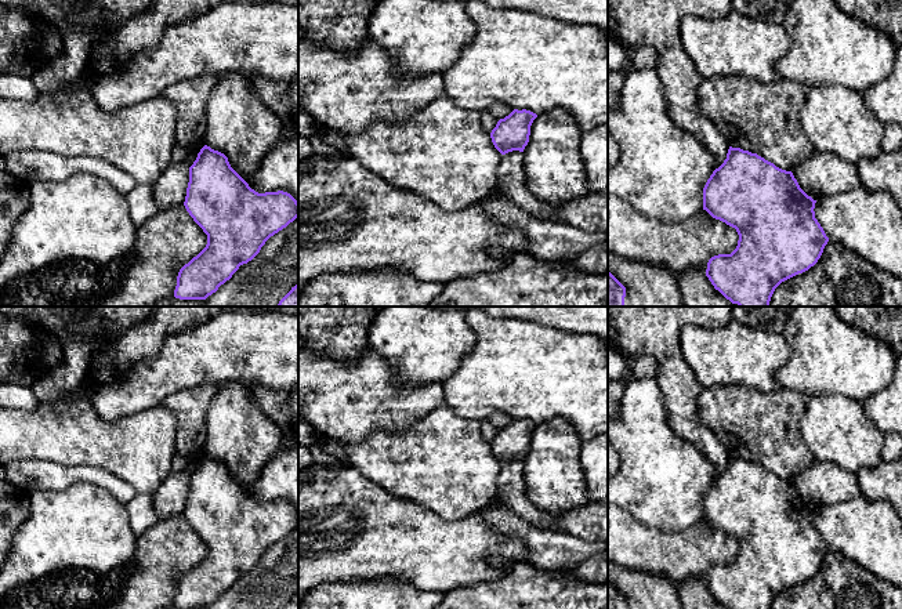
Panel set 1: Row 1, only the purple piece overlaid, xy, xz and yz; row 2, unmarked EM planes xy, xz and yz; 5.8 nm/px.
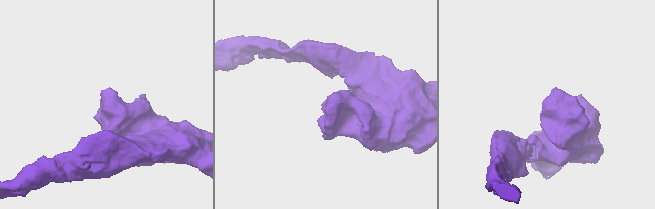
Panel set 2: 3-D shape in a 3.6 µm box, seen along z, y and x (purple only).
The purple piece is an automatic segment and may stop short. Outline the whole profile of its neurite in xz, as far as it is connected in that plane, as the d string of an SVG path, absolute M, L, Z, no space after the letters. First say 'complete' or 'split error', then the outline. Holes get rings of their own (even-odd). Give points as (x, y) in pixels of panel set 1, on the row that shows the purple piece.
complete; M514 109L508 116L500 119L490 133L495 148L506 155L512 151L524 152L529 142L530 126L537 117L536 113Z

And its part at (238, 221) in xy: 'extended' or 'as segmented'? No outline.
as segmented

